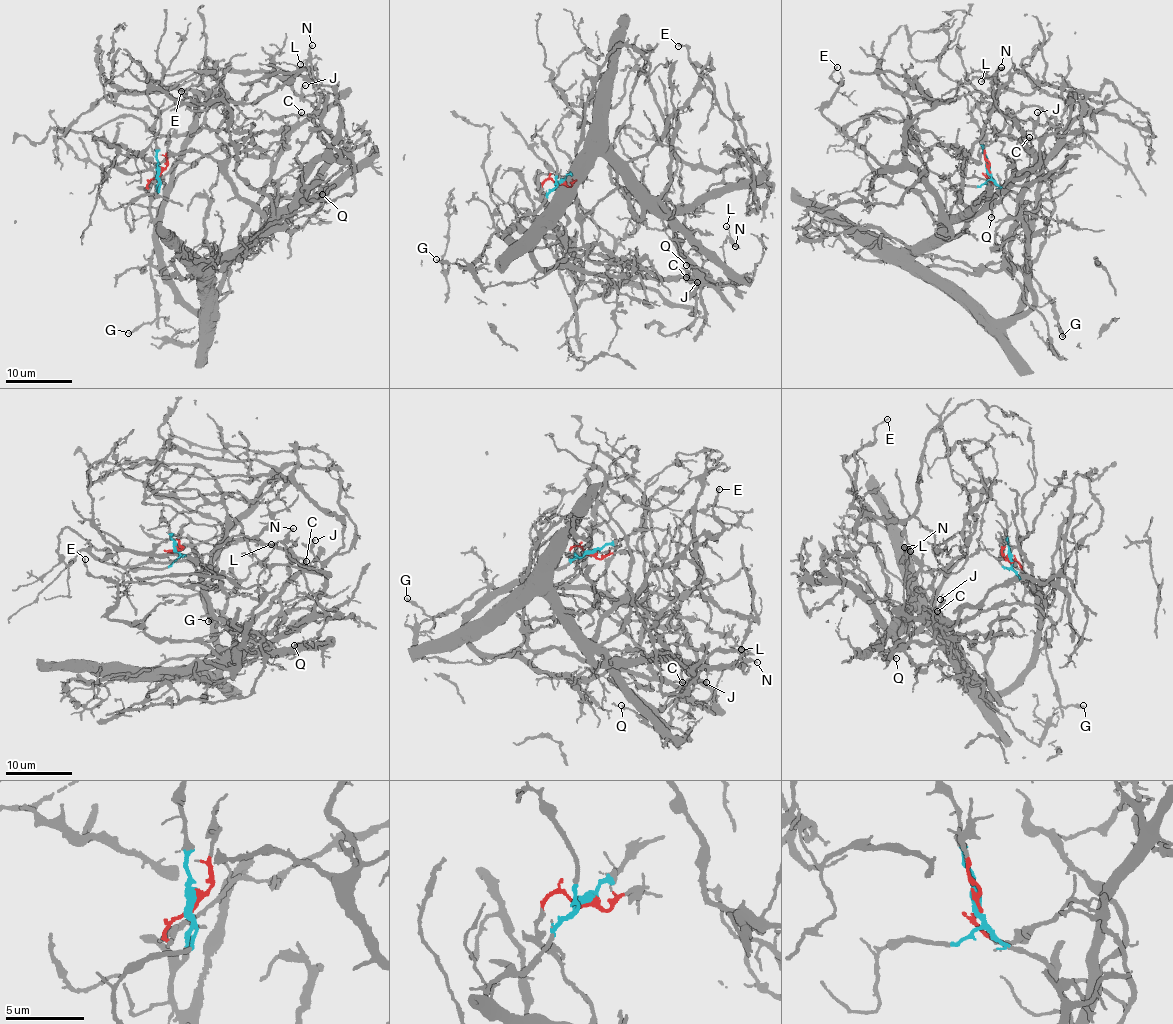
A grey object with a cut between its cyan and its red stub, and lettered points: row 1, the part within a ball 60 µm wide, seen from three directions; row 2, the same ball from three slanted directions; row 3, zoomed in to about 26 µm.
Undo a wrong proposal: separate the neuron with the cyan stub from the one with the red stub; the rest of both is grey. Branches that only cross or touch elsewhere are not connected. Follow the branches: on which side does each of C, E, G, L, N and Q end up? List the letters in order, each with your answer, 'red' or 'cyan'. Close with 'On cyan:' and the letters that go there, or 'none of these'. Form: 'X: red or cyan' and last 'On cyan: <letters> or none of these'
C: red
E: cyan
G: red
L: red
N: red
Q: red
On cyan: E

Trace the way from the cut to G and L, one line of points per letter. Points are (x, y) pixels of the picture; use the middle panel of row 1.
G: (560, 183), (546, 181), (541, 198), (563, 227), (566, 245), (524, 248), (497, 232), (467, 267), (436, 259)
L: (560, 183), (546, 181), (541, 198), (570, 243), (639, 274), (728, 281), (722, 248), (729, 231), (726, 226)

